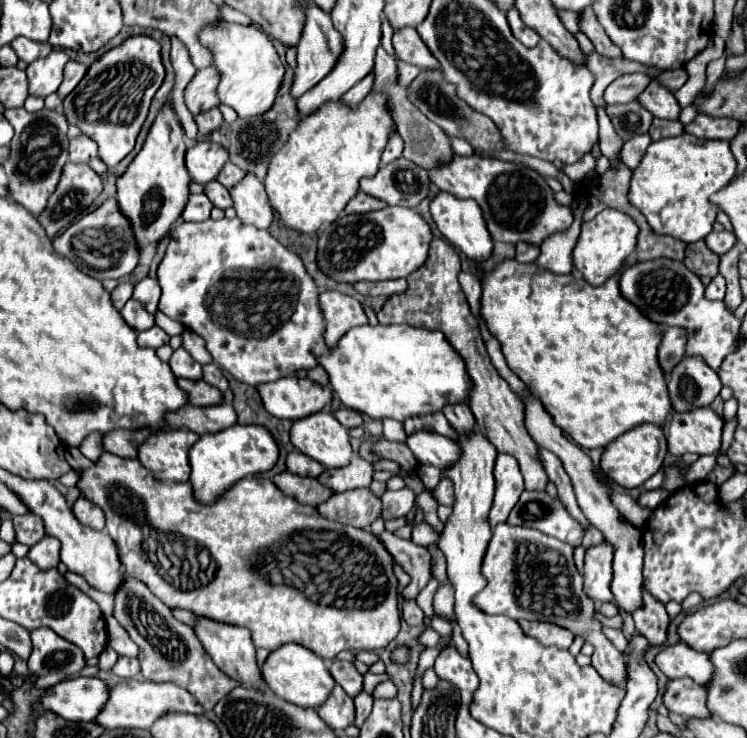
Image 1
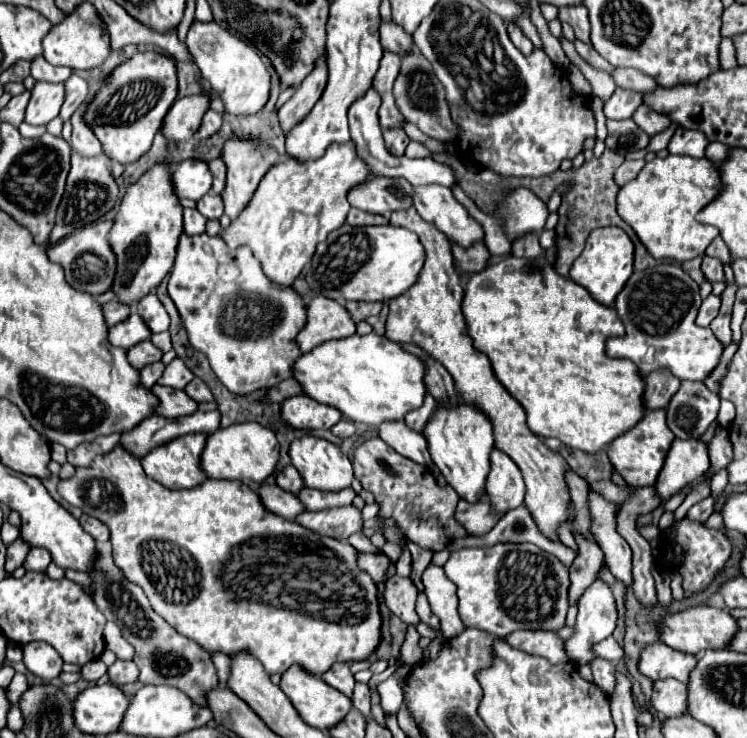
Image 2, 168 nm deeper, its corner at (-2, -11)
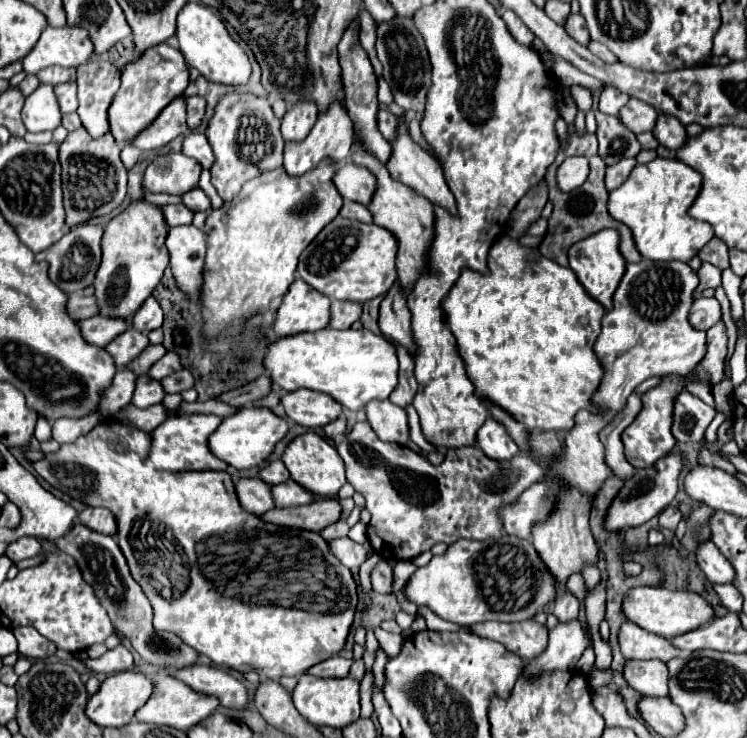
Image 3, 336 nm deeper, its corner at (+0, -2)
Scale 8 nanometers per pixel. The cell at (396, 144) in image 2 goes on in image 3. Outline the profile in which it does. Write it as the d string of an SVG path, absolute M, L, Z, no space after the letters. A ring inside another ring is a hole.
M380 110L378 112L378 130L382 132L382 136L386 140L392 140L396 136L396 122L398 118L386 110Z

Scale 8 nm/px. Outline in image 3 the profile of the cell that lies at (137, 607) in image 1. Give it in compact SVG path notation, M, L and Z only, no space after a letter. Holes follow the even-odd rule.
M74 524L70 528L70 532L64 534L62 538L58 538L54 544L76 560L76 564L82 570L84 580L94 588L94 592L100 598L102 606L106 608L114 628L132 642L134 650L146 662L156 664L158 668L168 668L168 666L184 668L184 666L196 662L198 654L194 650L188 650L188 646L184 646L174 634L158 632L152 626L152 606L150 606L148 598L144 596L144 592L140 590L140 586L136 584L136 580L130 576L126 558L120 550L118 542L112 536L88 530L88 526L84 526L84 524Z

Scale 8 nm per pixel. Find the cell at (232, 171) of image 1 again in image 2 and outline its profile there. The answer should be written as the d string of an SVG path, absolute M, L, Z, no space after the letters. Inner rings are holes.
M212 159L208 161L210 163L210 171L212 171L212 177L214 177L214 185L212 185L212 193L220 195L226 187L226 163L222 159Z

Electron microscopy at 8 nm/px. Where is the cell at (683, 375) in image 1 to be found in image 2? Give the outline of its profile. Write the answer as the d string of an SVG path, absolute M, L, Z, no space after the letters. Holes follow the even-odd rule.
M682 381L680 389L676 395L672 395L670 403L668 403L668 411L666 411L666 419L668 419L668 427L672 429L672 433L678 439L694 439L694 437L702 437L704 431L712 425L712 421L718 415L718 407L720 407L720 397L714 395L702 381L694 383L694 381Z

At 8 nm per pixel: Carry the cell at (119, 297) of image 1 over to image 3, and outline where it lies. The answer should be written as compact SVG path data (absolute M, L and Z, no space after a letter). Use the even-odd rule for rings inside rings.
M68 294L68 302L66 302L66 312L70 318L92 318L98 316L96 310L96 298L94 296L80 296L80 294Z

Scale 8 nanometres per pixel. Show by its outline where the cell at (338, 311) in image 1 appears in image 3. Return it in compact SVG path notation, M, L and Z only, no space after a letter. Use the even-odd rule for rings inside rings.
M296 276L288 294L276 312L272 332L276 336L292 336L298 332L316 332L330 322L330 298L308 288L308 284Z

